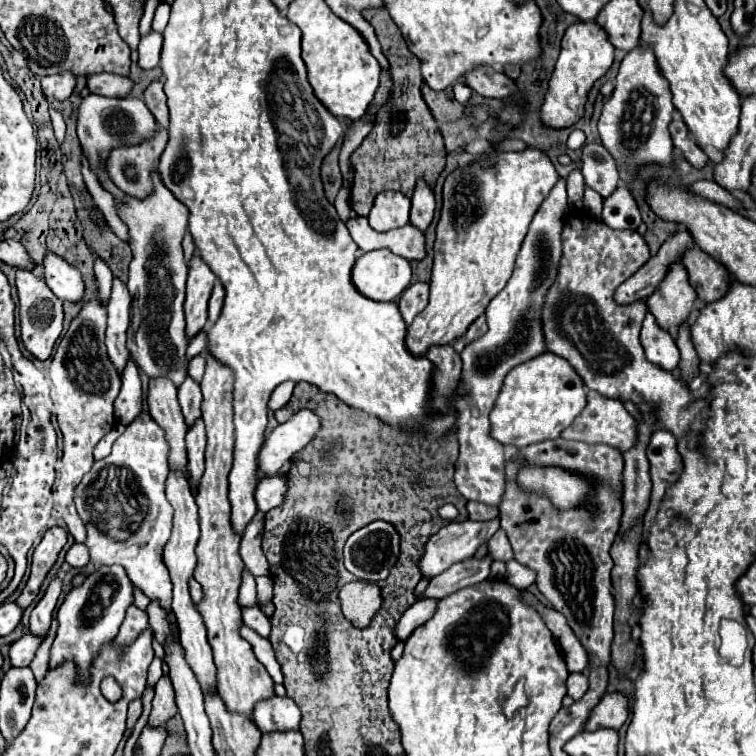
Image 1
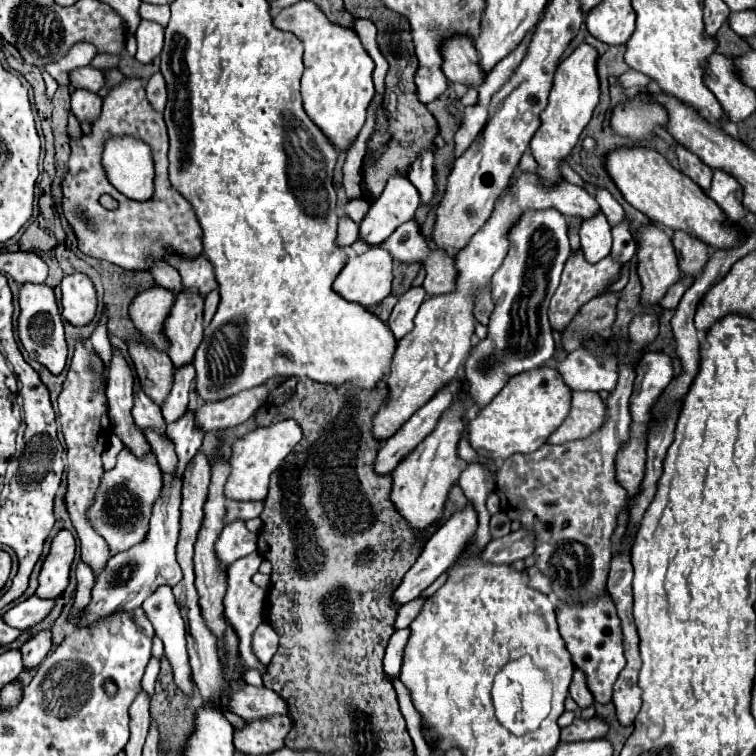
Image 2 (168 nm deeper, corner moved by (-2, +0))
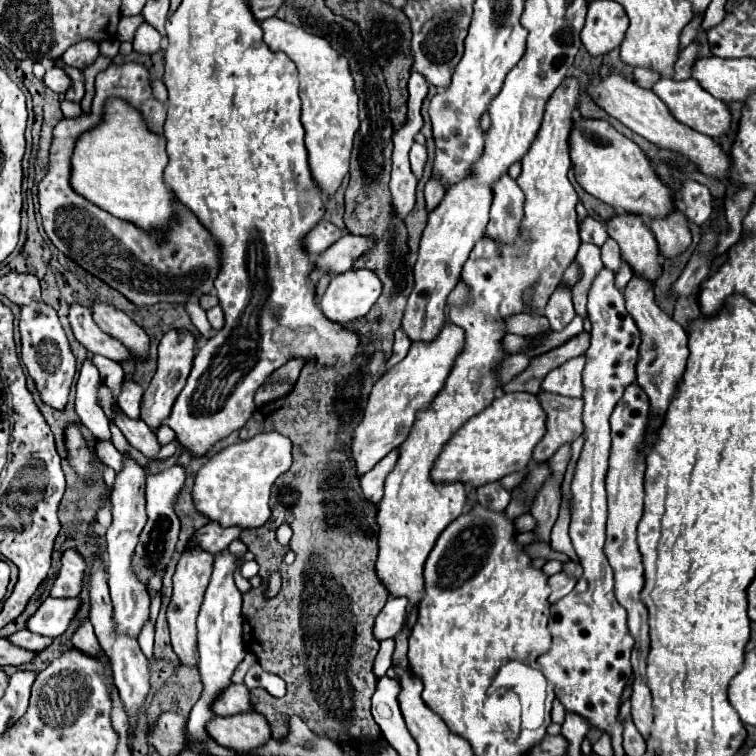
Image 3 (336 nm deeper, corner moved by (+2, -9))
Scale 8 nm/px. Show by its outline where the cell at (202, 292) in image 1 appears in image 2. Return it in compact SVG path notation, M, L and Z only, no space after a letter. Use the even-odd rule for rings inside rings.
M182 291L172 309L168 319L164 321L164 337L170 341L168 355L174 363L174 369L190 365L198 345L202 343L202 297L196 291Z

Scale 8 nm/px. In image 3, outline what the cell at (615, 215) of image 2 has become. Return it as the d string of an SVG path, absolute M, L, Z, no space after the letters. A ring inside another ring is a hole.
M608 236L608 240L602 246L602 262L604 262L606 268L618 272L618 266L620 266L620 250L618 250L616 240L610 238L610 236Z

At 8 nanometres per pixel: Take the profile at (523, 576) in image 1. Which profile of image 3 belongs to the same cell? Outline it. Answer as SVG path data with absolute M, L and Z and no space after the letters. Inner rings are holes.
M562 572L560 574L554 574L554 576L550 576L548 578L548 586L552 588L552 592L550 592L550 604L554 604L556 600L560 600L562 596L566 596L572 588L574 588L574 580L572 578L568 578L568 576L564 576Z

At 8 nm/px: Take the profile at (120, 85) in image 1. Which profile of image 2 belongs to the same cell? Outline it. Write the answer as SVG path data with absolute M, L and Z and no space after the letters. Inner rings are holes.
M90 65L86 67L78 67L78 69L72 69L68 73L68 79L70 79L70 85L72 87L82 87L82 89L88 89L92 93L96 93L102 85L104 85L104 75L100 69L94 69Z

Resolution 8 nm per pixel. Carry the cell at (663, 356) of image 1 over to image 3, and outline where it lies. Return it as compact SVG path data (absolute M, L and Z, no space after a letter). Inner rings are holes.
M630 384L624 390L624 396L618 400L612 416L612 448L610 448L610 460L608 460L608 472L606 472L606 494L608 494L608 524L606 524L606 546L604 554L608 556L608 562L614 570L614 594L616 600L626 608L628 612L628 630L634 638L632 648L632 670L634 670L634 682L632 682L632 720L640 734L648 738L650 726L652 726L652 698L650 690L646 686L646 654L648 654L648 612L644 604L640 602L640 590L644 584L644 568L642 558L636 544L636 526L644 514L644 470L646 470L646 454L642 452L642 440L646 434L650 422L650 402L648 394L644 394L644 388L640 384Z

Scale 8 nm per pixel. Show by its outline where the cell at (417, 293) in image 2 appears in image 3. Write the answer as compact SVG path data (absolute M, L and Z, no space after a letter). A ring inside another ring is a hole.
M398 328L394 334L394 354L388 360L388 366L392 368L394 364L398 364L408 354L408 348L410 348L410 338L402 332L402 328Z

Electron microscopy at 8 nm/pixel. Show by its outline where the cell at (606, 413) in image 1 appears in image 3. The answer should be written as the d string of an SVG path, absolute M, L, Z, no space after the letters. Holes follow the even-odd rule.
M540 392L538 396L548 416L546 420L548 432L536 444L532 458L534 462L546 462L560 446L574 442L584 432L584 422L582 422L584 402L582 398L568 398L548 392Z

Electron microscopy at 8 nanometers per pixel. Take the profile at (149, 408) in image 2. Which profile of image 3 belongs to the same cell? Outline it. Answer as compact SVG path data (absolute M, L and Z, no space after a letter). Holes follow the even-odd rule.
M130 380L124 382L124 390L118 398L118 404L128 418L134 418L134 420L140 418L140 398L142 398L142 394L144 394L144 390L138 384L134 384Z

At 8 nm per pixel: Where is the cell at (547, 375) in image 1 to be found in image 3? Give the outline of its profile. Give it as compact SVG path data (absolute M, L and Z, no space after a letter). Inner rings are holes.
M512 392L494 398L494 402L472 416L458 434L448 442L448 448L438 456L432 478L436 482L470 482L474 488L480 484L496 482L506 474L520 472L532 460L532 450L546 434L546 414L540 406L538 394Z

